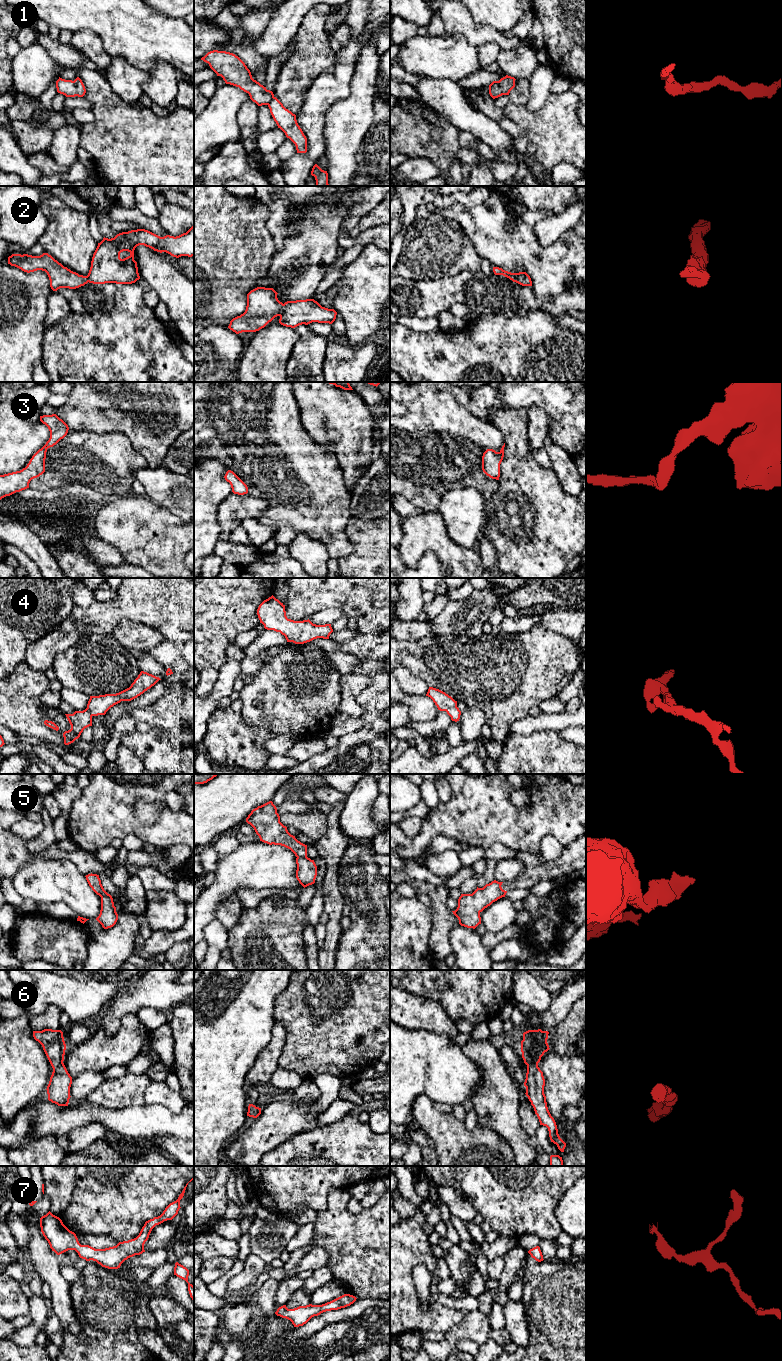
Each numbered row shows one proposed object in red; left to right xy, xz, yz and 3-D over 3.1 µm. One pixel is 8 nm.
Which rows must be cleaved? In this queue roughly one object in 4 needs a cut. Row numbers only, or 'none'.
none

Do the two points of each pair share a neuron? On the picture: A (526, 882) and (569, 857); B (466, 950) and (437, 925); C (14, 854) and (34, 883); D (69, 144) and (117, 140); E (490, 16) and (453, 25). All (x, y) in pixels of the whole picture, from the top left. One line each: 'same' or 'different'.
A: same
B: different
C: different
D: different
E: different

